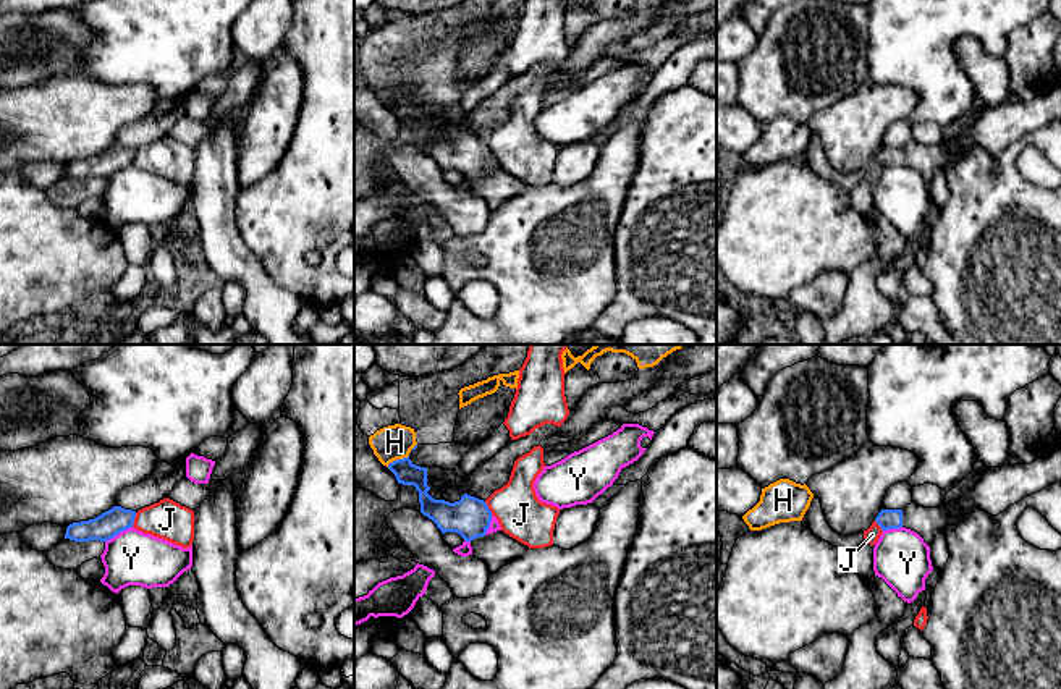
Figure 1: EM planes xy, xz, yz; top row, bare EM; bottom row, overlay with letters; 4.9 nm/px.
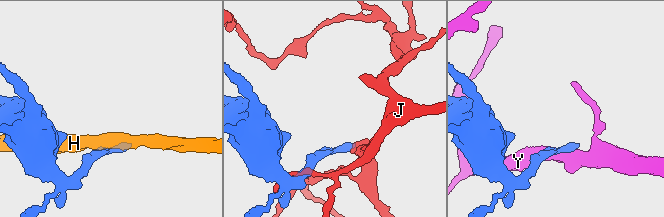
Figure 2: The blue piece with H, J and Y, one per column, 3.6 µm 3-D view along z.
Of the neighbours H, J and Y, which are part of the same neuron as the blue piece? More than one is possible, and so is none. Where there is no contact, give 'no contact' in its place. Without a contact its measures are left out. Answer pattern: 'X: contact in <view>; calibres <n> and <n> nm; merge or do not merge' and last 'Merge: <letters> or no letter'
H: contact in xz; calibres 120 and 180 nm; do not merge
J: contact in xy; calibres 130 and 200 nm; do not merge
Y: contact in xy; calibres 130 and 280 nm; do not merge
Merge: no letter

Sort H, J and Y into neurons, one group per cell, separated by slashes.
H / J / Y

